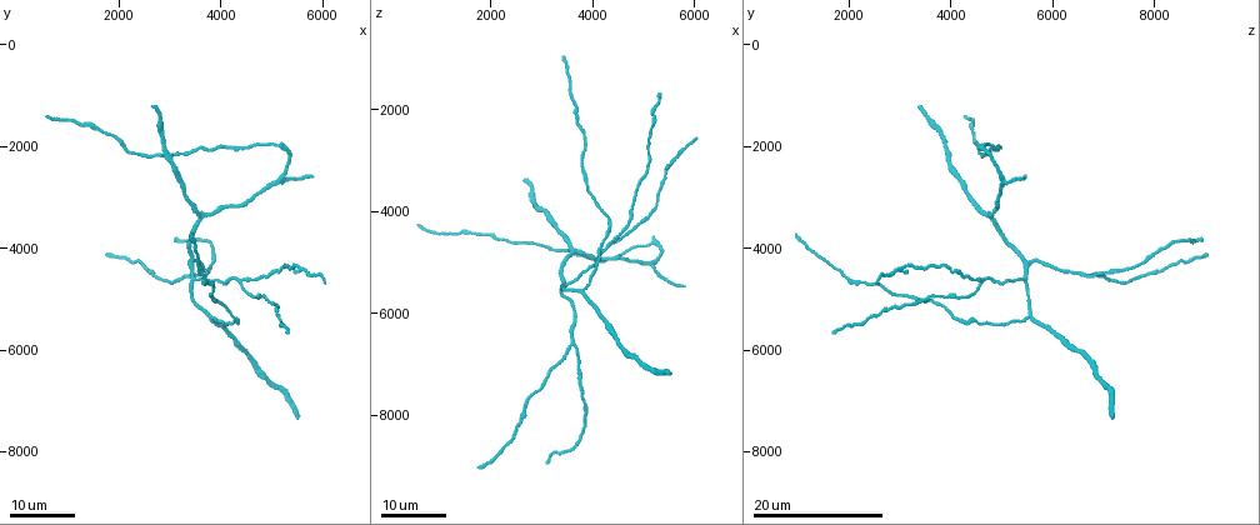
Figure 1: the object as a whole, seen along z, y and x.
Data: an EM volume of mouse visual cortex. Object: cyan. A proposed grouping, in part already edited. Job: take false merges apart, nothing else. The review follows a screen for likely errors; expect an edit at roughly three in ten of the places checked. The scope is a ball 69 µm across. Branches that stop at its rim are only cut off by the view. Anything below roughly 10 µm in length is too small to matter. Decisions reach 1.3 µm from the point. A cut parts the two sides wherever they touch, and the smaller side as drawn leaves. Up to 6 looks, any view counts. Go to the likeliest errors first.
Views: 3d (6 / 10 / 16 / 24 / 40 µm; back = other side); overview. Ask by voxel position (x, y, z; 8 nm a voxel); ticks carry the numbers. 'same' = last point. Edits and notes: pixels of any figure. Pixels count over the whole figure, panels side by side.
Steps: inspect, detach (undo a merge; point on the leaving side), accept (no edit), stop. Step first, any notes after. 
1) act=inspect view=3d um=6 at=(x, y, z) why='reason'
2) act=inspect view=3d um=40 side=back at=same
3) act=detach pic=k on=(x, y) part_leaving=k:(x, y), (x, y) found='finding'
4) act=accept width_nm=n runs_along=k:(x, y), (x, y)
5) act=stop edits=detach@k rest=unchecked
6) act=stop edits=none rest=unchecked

act=inspect view=3d um=24 at=(3600, 4500, 6600)

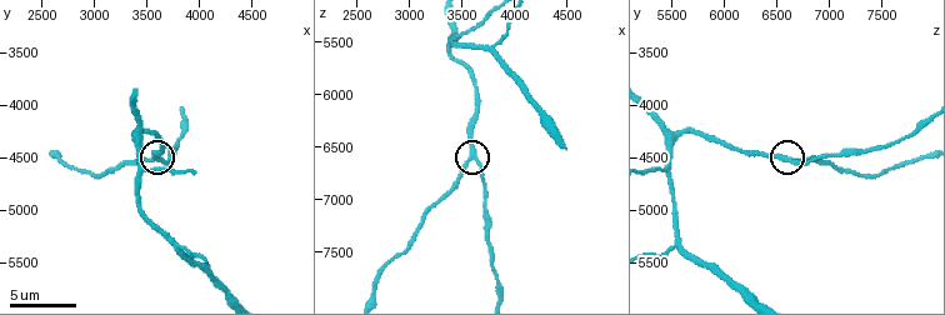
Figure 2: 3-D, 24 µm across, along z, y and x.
act=inspect view=3d um=6 at=(3600, 4500, 6580)

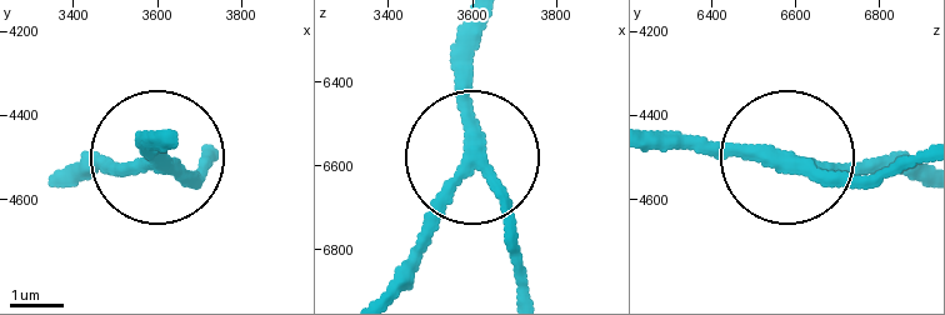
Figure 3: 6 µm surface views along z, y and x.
act=accept width_nm=260 runs_along=3:(654, 138), (761, 141), (841, 183), (904, 169) found='one neuron here'

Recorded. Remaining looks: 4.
act=inspect view=3d um=16 at=(4350, 4700, 4600) why='arms part here'

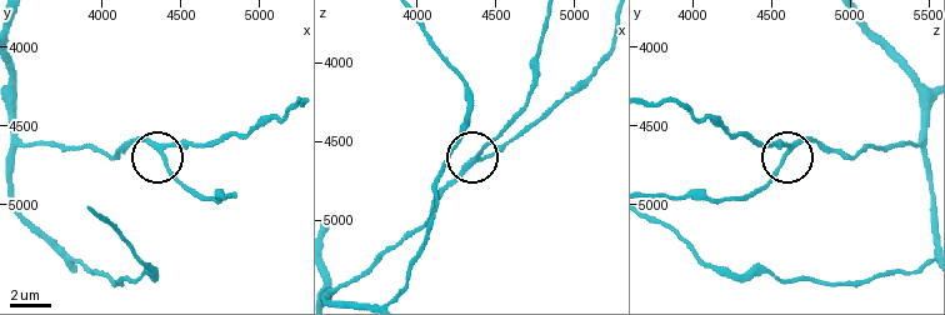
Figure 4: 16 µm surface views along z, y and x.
act=inspect view=3d um=6 at=(4380, 4660, 4620)

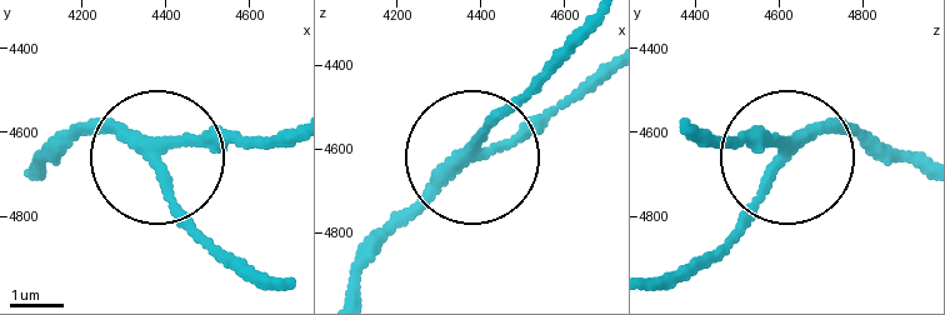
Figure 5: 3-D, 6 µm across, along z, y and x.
act=accept arms=3 runs_along=5:(913, 164), (845, 129), (795, 151), (688, 141) found='all the same neuron'

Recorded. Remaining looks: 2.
act=inspect view=3d um=6 at=(3460, 4600, 5460) why='thin arm on a thick one'

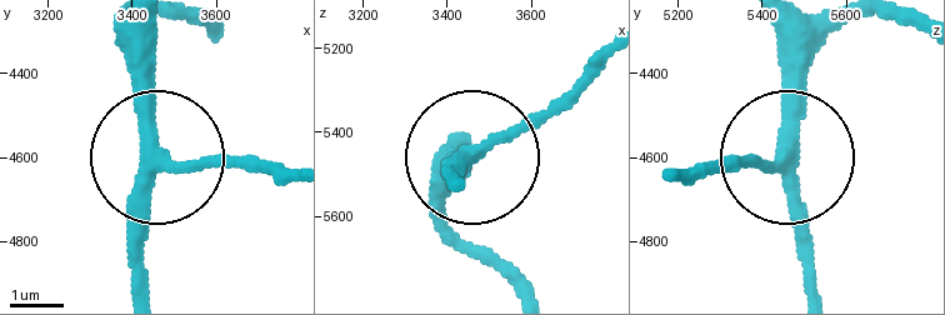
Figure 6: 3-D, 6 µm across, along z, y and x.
act=accept runs_along=6:(774, 33), (784, 158), (685, 168) found='continuous, no second neuron'

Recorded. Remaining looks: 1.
act=stop edits=none rest=unchecked

